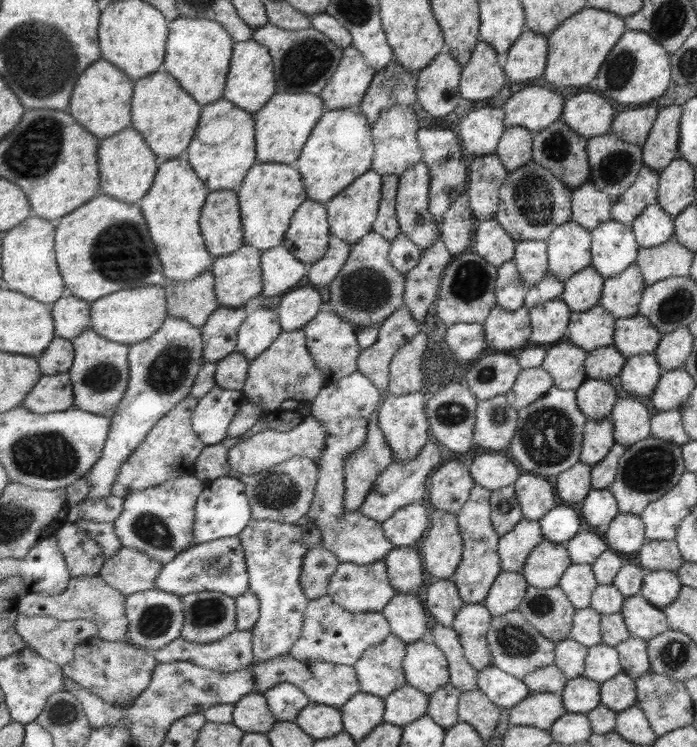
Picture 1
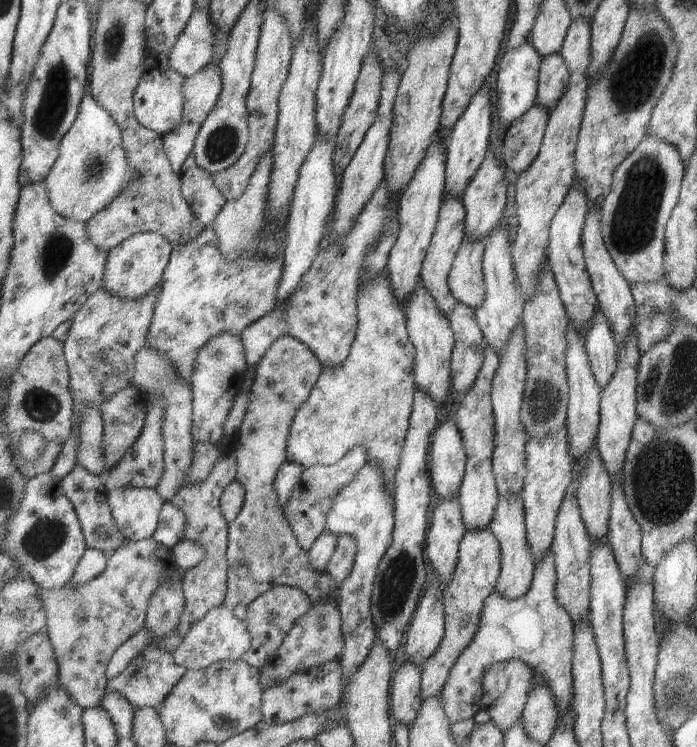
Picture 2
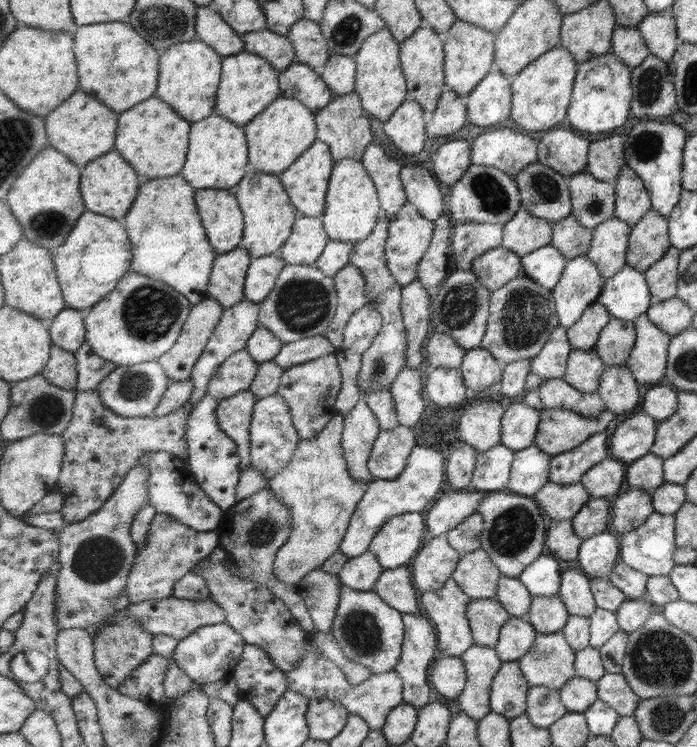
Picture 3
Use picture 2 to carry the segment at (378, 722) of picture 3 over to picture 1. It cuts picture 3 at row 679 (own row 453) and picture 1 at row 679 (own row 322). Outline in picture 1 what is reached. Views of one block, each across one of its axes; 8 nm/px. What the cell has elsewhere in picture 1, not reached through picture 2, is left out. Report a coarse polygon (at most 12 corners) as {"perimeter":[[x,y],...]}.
{"perimeter":[[391,633],[354,664],[361,691],[385,699],[408,683],[407,645]]}

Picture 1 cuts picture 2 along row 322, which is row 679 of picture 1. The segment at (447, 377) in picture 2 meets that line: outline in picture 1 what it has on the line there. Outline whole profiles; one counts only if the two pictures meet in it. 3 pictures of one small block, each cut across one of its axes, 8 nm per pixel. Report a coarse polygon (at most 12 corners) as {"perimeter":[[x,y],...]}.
{"perimeter":[[435,643],[408,644],[408,683],[428,695],[451,680]]}

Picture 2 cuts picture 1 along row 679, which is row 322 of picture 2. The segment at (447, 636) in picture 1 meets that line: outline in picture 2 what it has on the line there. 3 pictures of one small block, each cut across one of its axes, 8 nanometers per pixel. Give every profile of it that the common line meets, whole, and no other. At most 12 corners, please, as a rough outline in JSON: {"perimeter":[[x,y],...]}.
{"perimeter":[[473,308],[448,319],[456,338],[452,387],[465,396],[478,381],[488,344]]}

